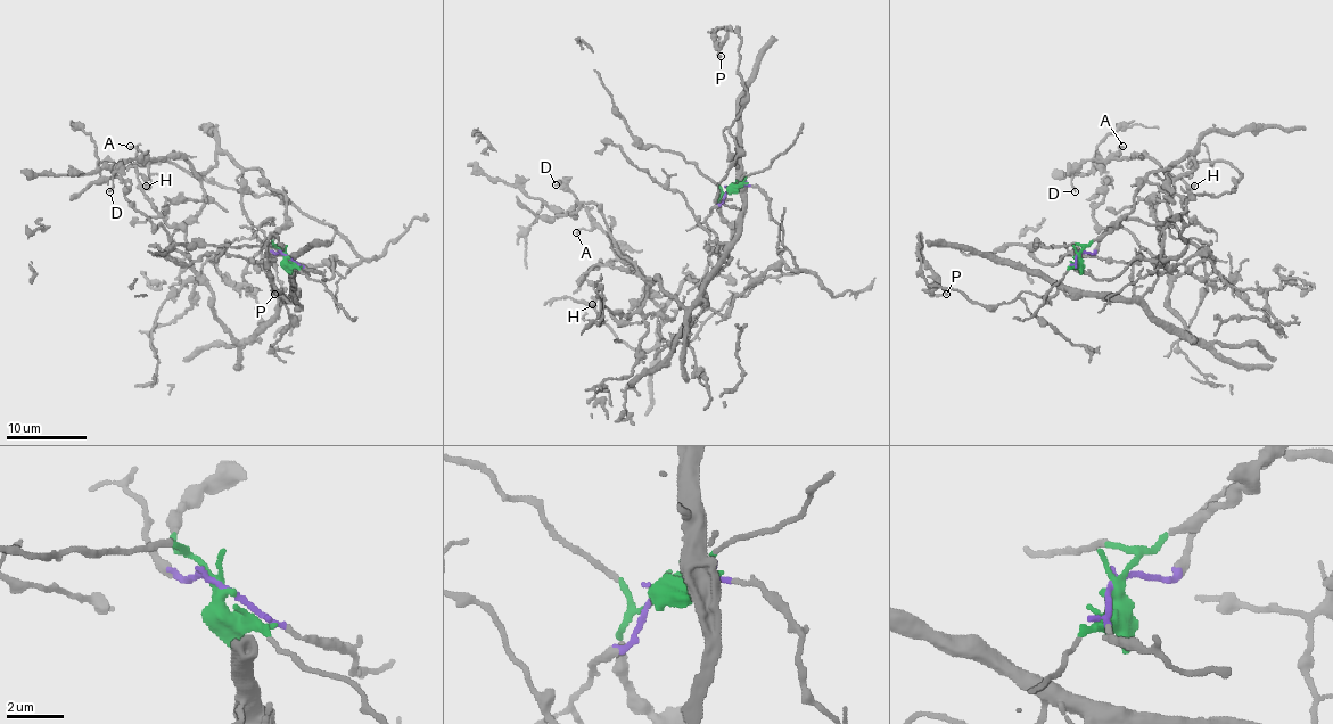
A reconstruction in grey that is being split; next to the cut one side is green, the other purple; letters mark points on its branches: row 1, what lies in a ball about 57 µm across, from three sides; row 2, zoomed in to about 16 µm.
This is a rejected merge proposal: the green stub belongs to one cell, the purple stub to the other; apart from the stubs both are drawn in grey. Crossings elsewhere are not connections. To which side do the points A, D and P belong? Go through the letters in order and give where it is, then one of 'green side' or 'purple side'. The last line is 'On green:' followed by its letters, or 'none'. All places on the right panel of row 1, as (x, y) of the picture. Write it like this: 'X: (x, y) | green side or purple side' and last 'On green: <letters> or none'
A: (1122, 146) | green side
D: (1075, 191) | green side
P: (946, 294) | purple side
On green: A, D

